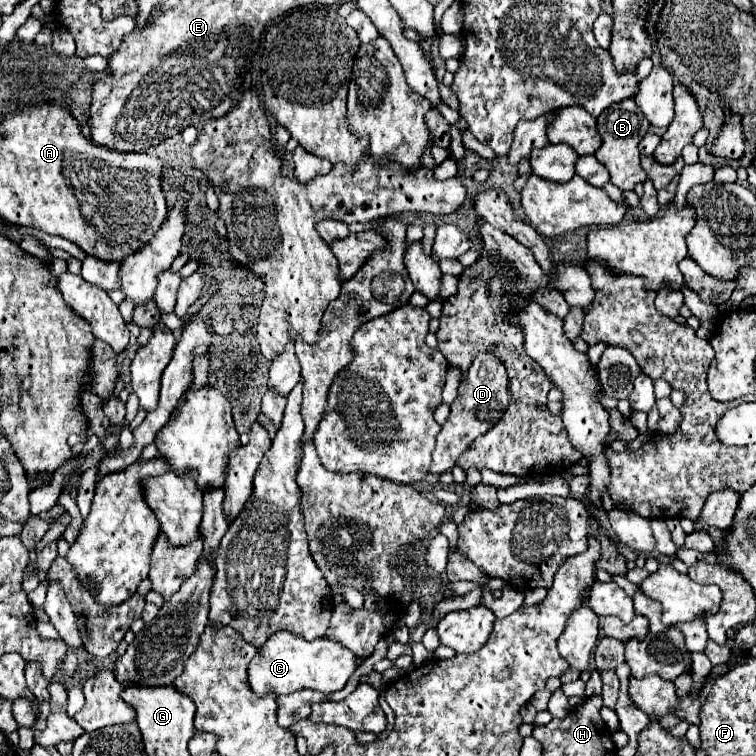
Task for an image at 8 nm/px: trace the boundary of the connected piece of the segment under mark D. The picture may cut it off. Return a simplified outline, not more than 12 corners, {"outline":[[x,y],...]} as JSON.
{"outline":[[478,354],[436,436],[440,476],[504,414],[508,376]]}

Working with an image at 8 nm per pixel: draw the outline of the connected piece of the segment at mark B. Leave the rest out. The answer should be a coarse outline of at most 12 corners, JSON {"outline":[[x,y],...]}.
{"outline":[[632,98],[598,116],[594,154],[612,184],[632,190],[646,180],[638,142],[648,120]]}

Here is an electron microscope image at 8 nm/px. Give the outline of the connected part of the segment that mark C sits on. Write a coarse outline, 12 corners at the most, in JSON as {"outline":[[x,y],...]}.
{"outline":[[276,632],[250,662],[258,696],[342,690],[358,656]]}

